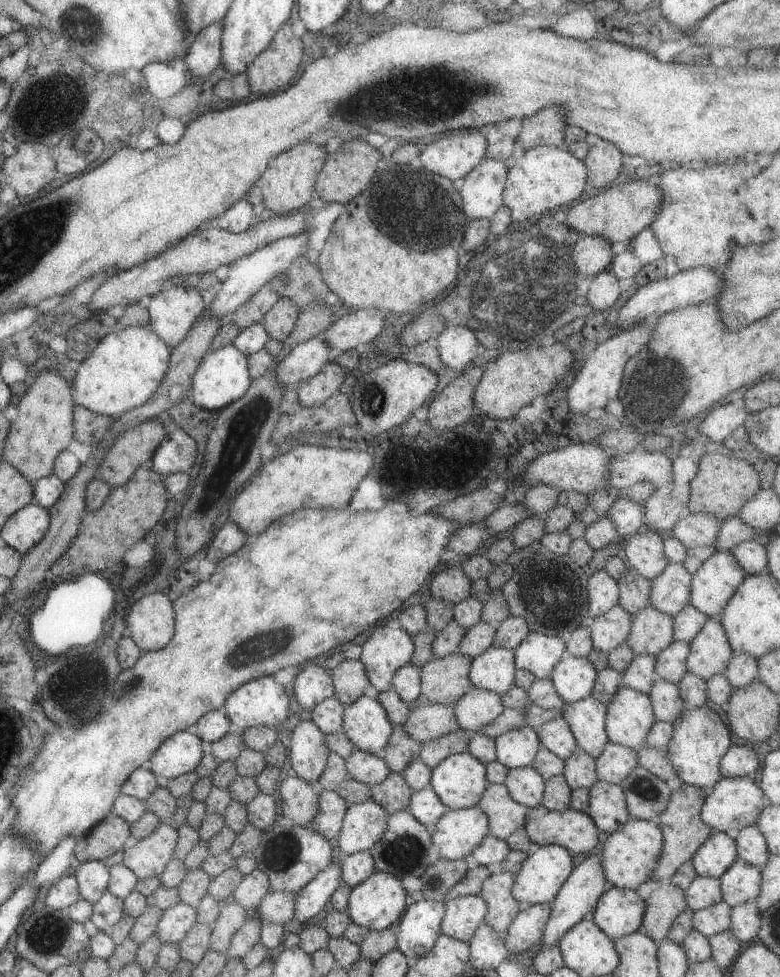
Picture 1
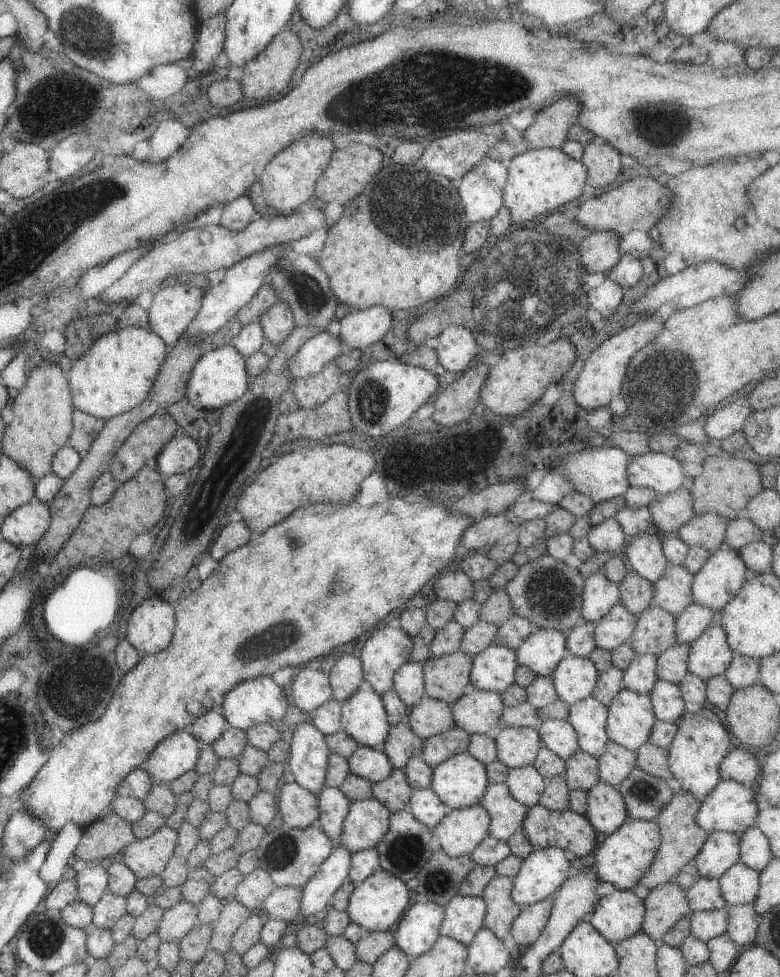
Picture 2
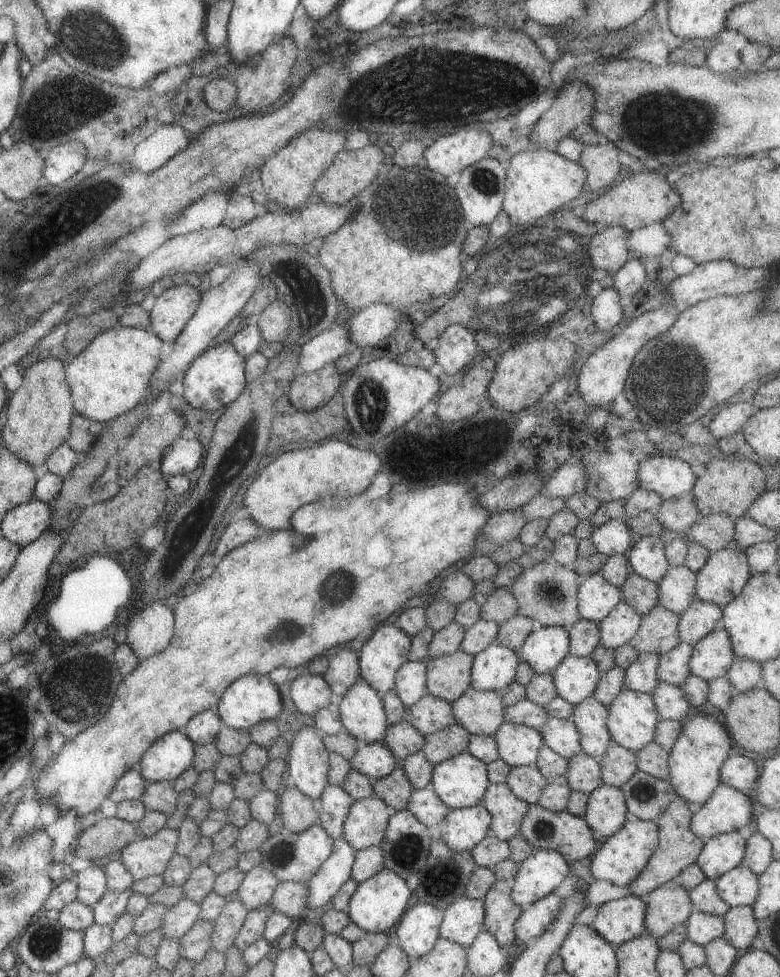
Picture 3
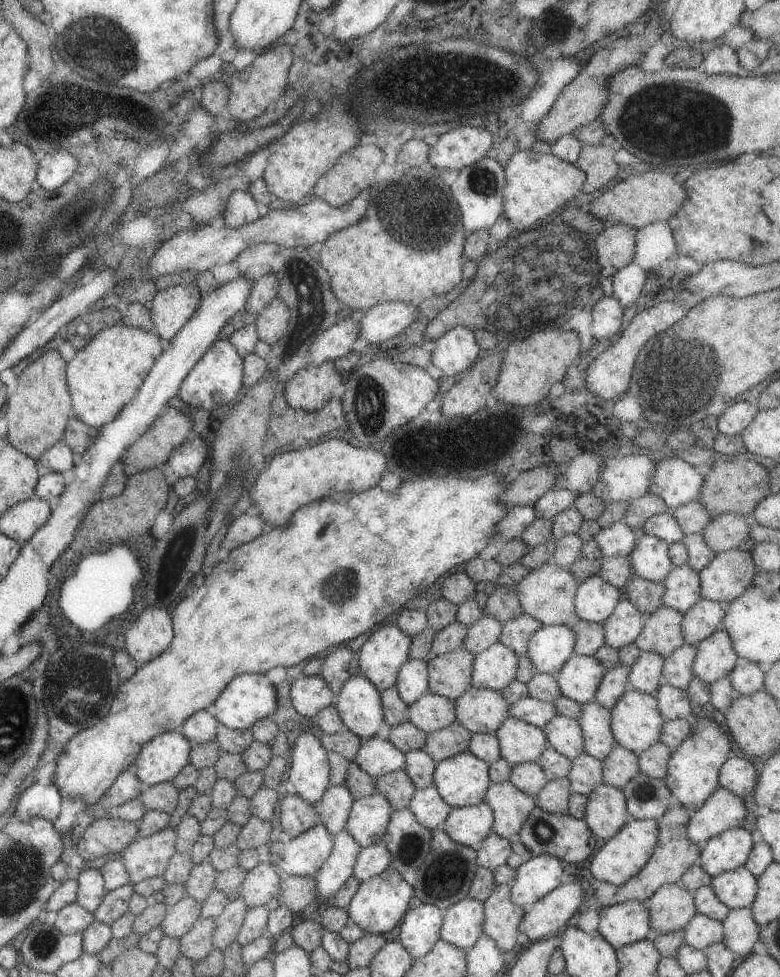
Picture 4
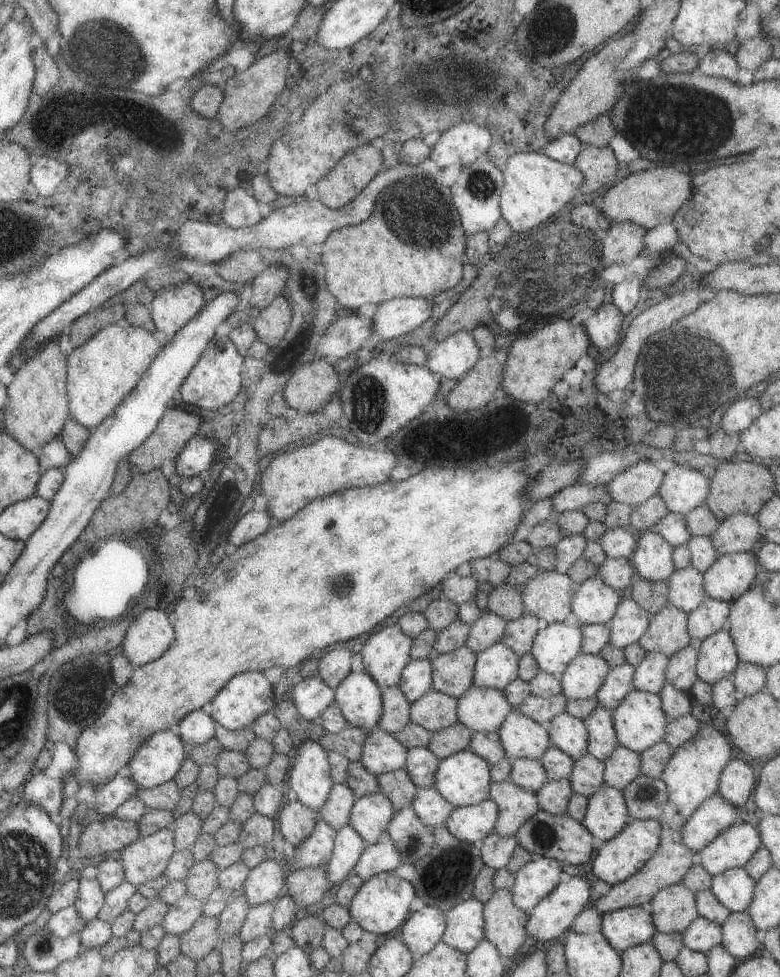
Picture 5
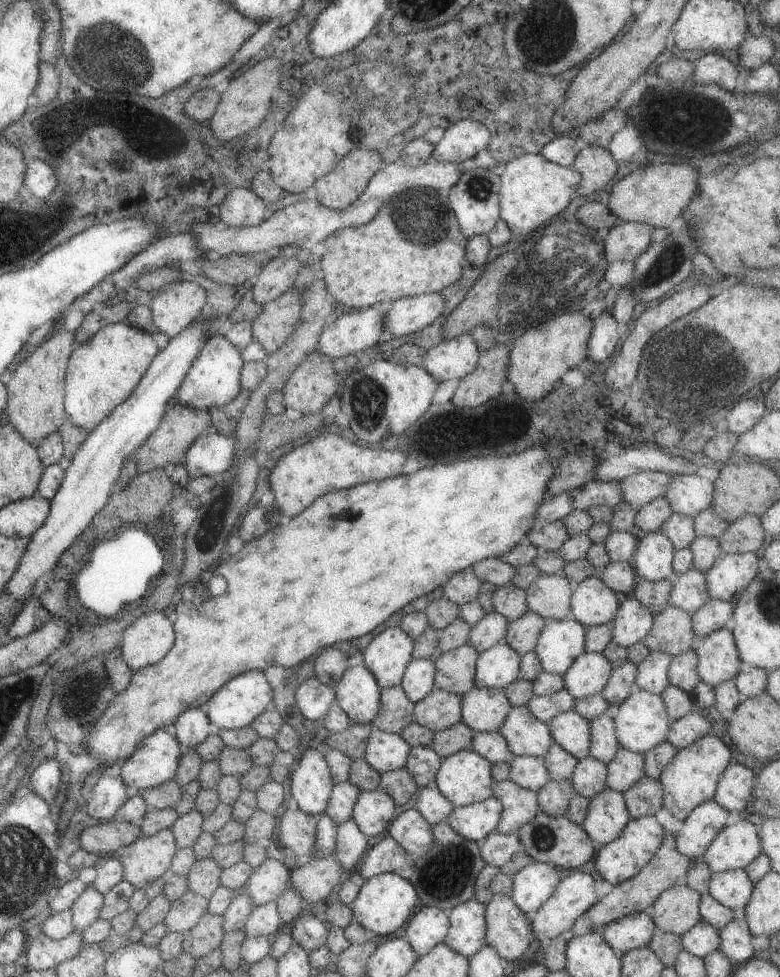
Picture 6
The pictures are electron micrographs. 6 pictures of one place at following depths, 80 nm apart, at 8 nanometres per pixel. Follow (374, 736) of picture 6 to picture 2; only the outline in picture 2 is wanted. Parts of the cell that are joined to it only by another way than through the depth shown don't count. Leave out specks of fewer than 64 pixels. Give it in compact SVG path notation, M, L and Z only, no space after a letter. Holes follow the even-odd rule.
M358 747L346 758L348 769L355 776L376 783L392 771L388 758L381 748Z

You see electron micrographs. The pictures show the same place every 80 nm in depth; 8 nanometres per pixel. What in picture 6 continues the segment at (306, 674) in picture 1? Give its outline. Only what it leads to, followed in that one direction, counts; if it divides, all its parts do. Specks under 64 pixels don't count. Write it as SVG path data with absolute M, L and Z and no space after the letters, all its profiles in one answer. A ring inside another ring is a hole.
M313 676L298 683L294 690L294 699L301 716L317 720L323 718L334 703L334 690Z

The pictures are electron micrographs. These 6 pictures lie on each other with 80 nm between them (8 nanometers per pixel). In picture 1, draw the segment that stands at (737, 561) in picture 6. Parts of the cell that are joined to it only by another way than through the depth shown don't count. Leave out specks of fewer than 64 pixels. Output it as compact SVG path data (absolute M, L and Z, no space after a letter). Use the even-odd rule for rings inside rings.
M715 551L691 575L688 603L707 618L719 614L744 576L729 551Z

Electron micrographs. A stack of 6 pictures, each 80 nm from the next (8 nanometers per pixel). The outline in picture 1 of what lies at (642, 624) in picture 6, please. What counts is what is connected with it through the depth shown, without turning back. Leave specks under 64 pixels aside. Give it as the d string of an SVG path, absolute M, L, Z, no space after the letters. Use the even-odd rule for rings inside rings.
M615 604L596 616L588 628L593 649L611 652L624 642L630 629L630 614Z

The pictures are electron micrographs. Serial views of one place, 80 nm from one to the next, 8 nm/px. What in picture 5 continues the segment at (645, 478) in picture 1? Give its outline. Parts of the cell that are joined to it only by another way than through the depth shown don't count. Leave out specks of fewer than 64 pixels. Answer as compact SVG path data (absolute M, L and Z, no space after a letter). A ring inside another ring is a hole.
M673 466L661 478L657 495L668 512L685 514L704 500L709 492L709 480L700 471Z

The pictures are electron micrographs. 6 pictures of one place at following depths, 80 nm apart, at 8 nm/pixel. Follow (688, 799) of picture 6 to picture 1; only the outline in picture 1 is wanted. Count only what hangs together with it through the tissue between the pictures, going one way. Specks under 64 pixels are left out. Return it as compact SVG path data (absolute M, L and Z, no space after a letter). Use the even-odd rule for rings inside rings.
M705 705L694 709L683 708L679 718L672 722L672 727L669 742L665 746L670 763L683 783L707 792L721 778L718 762L731 746L730 730L727 730L717 713Z

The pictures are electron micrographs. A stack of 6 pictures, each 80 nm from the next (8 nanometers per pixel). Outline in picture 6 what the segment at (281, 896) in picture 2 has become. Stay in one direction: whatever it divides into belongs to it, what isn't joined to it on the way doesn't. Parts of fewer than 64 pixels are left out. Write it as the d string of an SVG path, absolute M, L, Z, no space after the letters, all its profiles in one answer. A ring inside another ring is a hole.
M331 854L327 858L311 858L308 863L291 870L289 887L298 892L303 904L308 907L319 900L324 901L333 886L341 882L344 876Z

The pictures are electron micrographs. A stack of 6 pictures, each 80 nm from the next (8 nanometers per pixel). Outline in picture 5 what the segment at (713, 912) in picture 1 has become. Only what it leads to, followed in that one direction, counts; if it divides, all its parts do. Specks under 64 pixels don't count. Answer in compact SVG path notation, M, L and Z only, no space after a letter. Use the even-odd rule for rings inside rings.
M698 917L681 933L682 944L684 948L705 955L707 950L720 945L720 933L720 926Z

